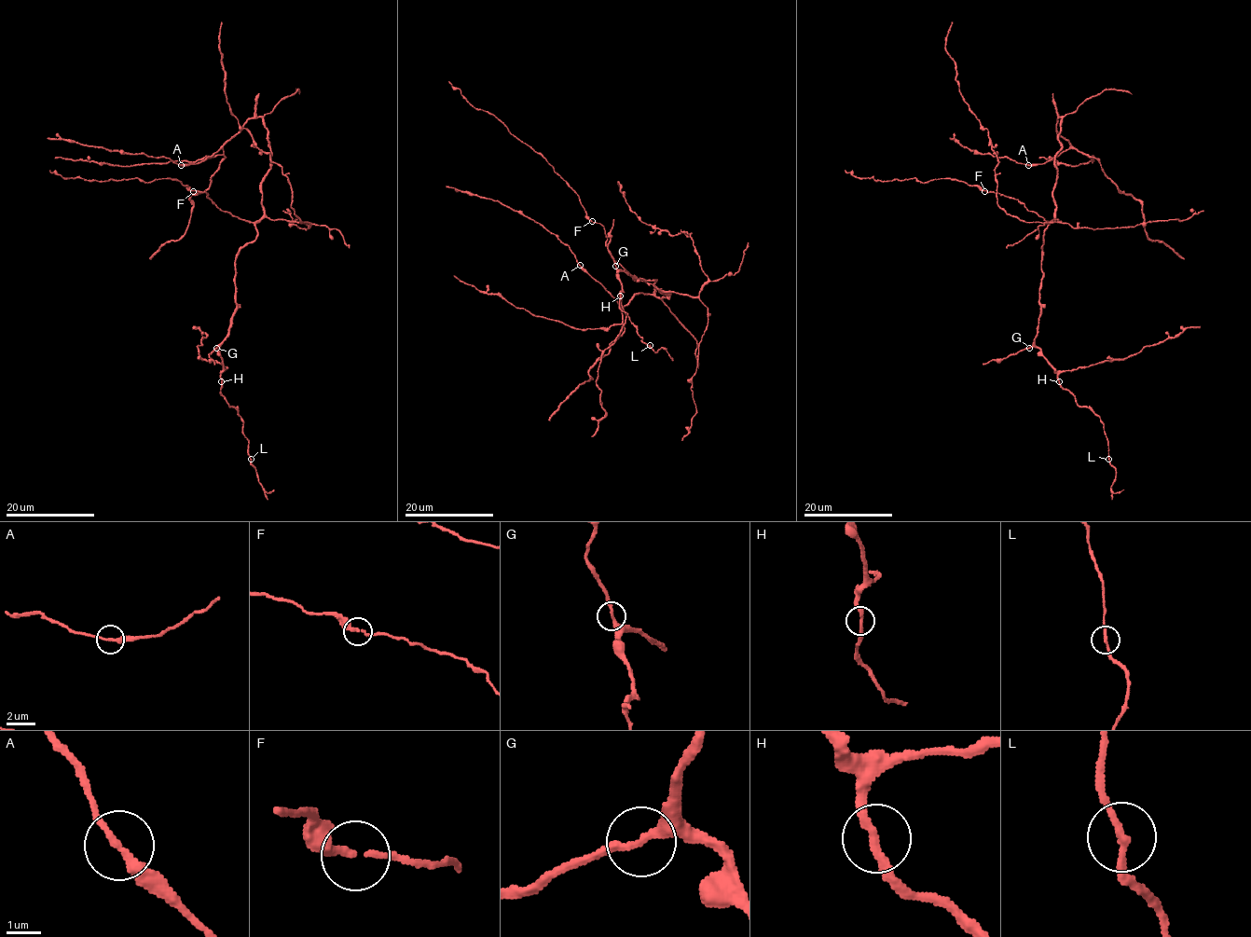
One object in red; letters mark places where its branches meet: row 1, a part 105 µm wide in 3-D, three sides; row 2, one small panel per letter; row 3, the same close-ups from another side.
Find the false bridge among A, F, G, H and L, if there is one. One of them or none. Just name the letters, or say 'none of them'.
none of them

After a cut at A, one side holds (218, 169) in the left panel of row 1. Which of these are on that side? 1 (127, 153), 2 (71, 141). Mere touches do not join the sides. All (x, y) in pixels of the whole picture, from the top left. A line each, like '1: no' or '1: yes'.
1: no
2: no

